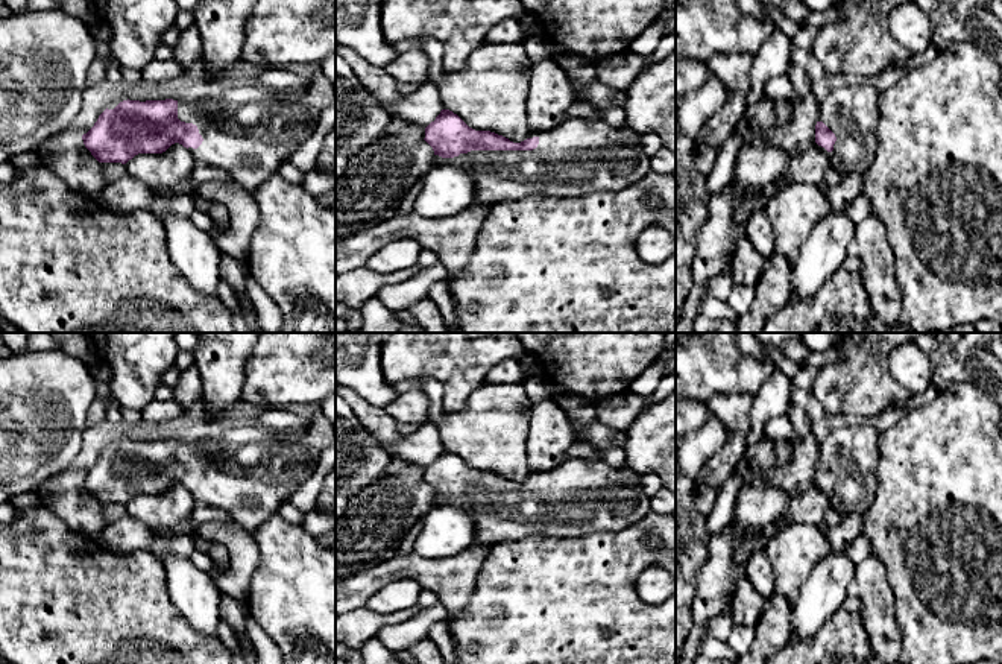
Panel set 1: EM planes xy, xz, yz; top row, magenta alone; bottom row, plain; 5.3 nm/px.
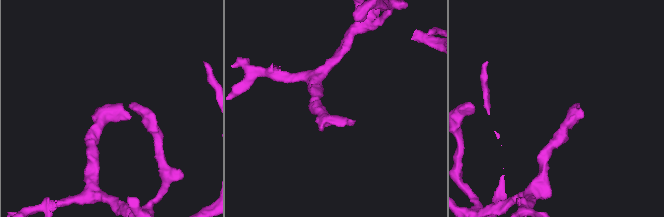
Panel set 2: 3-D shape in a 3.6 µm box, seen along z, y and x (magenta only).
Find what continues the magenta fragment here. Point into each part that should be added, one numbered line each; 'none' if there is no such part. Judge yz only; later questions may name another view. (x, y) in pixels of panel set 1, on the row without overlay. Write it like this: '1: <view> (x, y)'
1: yz (852, 455)

